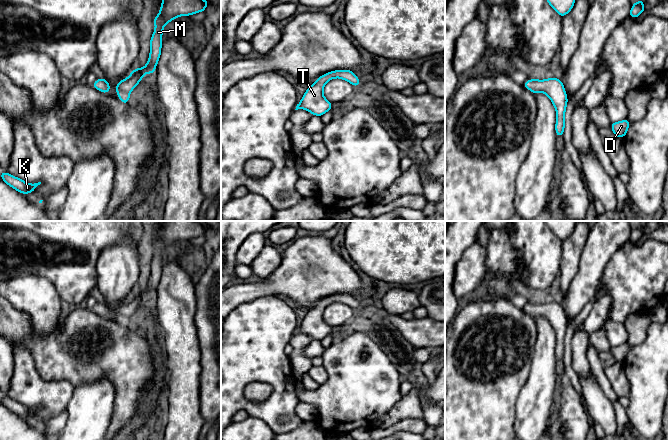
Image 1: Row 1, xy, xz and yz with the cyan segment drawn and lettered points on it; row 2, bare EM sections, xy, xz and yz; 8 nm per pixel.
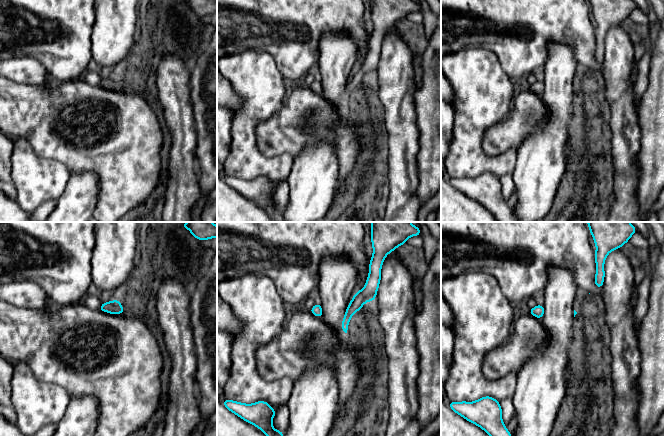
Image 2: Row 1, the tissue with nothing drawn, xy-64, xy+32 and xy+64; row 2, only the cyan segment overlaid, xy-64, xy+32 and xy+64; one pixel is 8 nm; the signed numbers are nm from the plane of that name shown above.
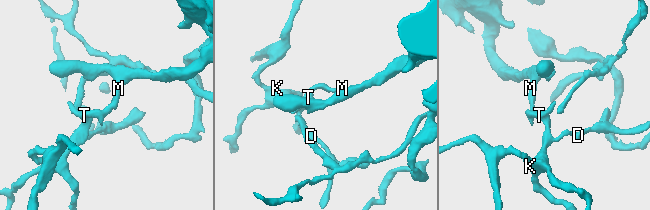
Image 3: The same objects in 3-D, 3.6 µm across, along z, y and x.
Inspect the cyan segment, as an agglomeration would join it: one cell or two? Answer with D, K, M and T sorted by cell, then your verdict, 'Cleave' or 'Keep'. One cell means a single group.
Groups: D K M T. Keep

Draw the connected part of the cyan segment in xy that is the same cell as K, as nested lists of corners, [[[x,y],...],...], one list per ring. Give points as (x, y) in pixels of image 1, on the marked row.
[[[0,171],[0,176],[7,185],[24,195],[34,192],[35,188],[41,184],[41,182],[34,184],[27,183],[22,179],[9,174],[8,172]]]

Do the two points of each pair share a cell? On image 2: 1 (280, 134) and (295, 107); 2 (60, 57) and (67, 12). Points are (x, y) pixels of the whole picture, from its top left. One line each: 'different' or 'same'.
1: same
2: same

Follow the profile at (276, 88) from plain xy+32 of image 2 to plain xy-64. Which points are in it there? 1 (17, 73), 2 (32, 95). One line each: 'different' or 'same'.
1: same
2: different

